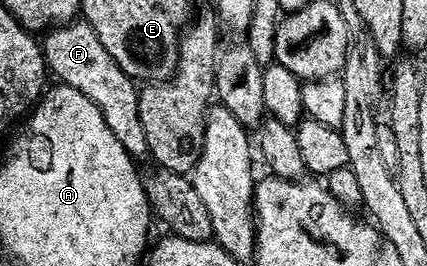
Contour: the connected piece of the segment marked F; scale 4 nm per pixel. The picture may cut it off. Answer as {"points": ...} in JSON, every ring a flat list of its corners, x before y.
{"points":[[70,21,57,25,44,36,43,50,48,70,58,75,60,82,71,89,79,89,83,97,87,97,103,113,103,121,107,121,107,129,115,133,115,141,123,145,123,149,134,159,141,161,149,155,147,136,143,134,143,121,139,121,139,87,138,84,103,49,99,37,95,37,95,29,84,21]]}

